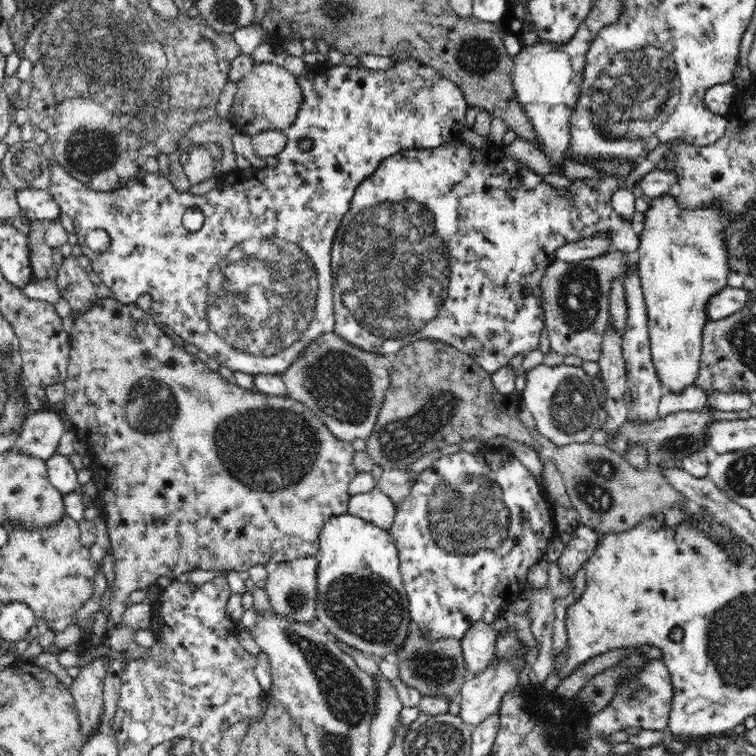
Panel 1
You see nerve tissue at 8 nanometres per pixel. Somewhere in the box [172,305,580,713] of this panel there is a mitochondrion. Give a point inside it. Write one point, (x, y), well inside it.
(270, 448)

